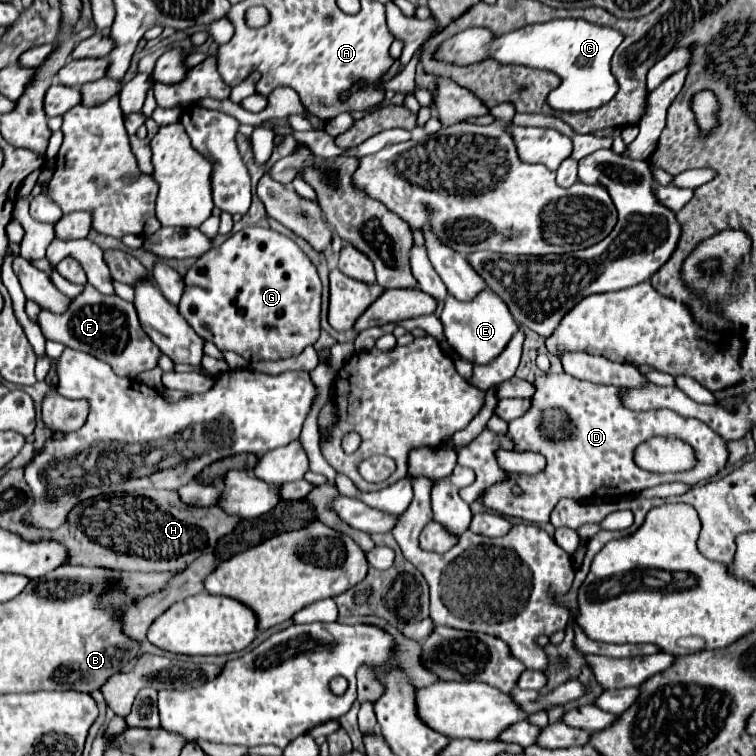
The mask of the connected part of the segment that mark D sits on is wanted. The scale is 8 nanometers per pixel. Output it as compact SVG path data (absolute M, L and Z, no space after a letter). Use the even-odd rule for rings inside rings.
M544 374L542 378L536 380L536 394L532 396L532 408L510 422L508 434L516 442L516 450L534 450L546 456L548 466L544 472L528 476L528 474L512 474L510 480L496 484L488 488L482 496L480 502L504 516L516 516L526 522L534 524L544 524L550 520L550 512L558 504L560 498L618 498L624 494L640 492L644 488L652 488L664 482L686 482L686 484L698 484L702 480L708 480L716 476L720 470L724 470L728 462L728 446L726 442L710 430L704 422L696 418L684 418L676 414L674 410L668 408L658 408L658 410L646 410L646 412L634 412L628 410L622 404L622 388L616 386L602 386L602 384L592 384L578 380L570 374ZM652 436L664 436L664 438L680 438L682 442L688 442L692 450L696 452L696 468L686 470L684 474L652 474L648 470L642 470L634 462L634 450L642 442L646 442ZM518 484L522 488L520 496L512 494L512 486Z

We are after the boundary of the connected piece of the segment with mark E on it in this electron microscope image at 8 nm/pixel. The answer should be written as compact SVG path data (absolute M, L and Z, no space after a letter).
M482 290L474 300L462 302L462 306L454 306L456 298L446 298L444 310L440 314L440 320L444 324L444 334L448 338L448 344L468 362L476 364L488 364L492 362L510 342L510 338L518 332L518 324L512 318L508 306L504 300L500 300L498 294L492 294L492 290Z

